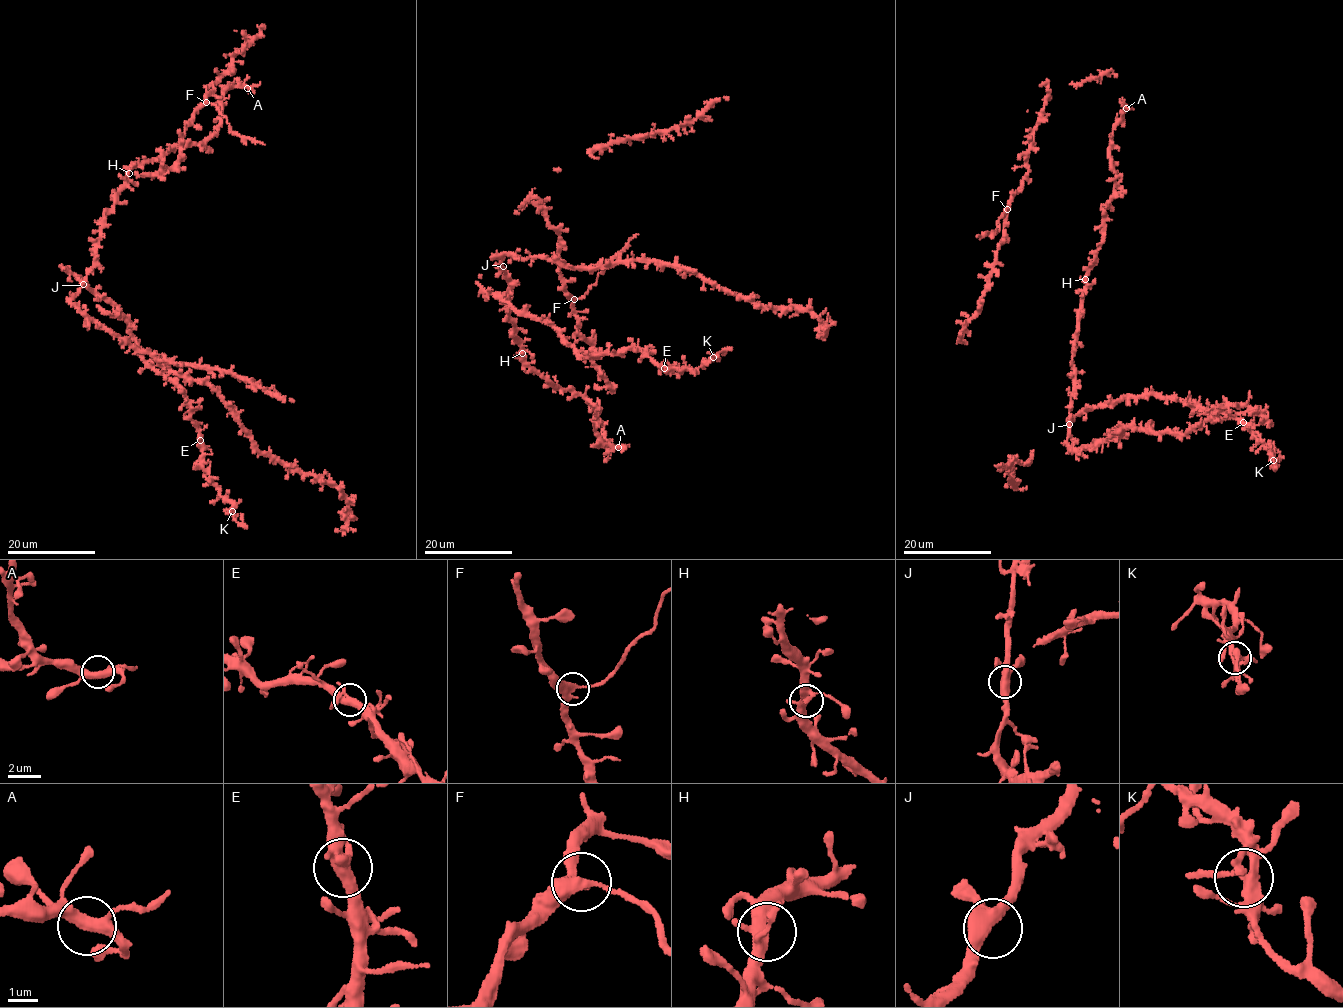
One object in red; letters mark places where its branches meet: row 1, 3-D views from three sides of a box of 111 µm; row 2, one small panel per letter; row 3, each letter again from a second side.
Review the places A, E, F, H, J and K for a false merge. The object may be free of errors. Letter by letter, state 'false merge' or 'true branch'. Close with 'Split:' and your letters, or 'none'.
A: true branch
E: true branch
F: false merge
H: true branch
J: true branch
K: true branch
Split: F

